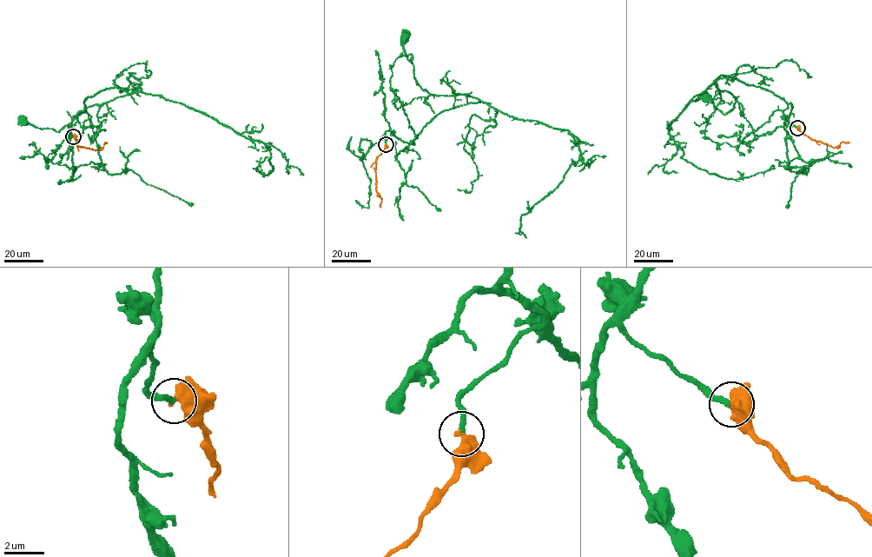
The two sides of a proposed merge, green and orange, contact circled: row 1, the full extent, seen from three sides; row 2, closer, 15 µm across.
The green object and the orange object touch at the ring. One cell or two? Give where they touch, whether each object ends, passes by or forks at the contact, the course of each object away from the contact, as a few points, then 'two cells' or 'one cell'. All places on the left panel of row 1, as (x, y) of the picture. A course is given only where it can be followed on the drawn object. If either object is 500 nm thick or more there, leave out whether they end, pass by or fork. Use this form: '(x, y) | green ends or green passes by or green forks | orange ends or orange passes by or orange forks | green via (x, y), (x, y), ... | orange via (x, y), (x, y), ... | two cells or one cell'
(73, 136) | green via (73, 136), (73, 118), (85, 112), (86, 98), (106, 89), (125, 90), (85, 108), (56, 132), (21, 119) | orange via (73, 136), (77, 146), (95, 150), (108, 142) | one cell

